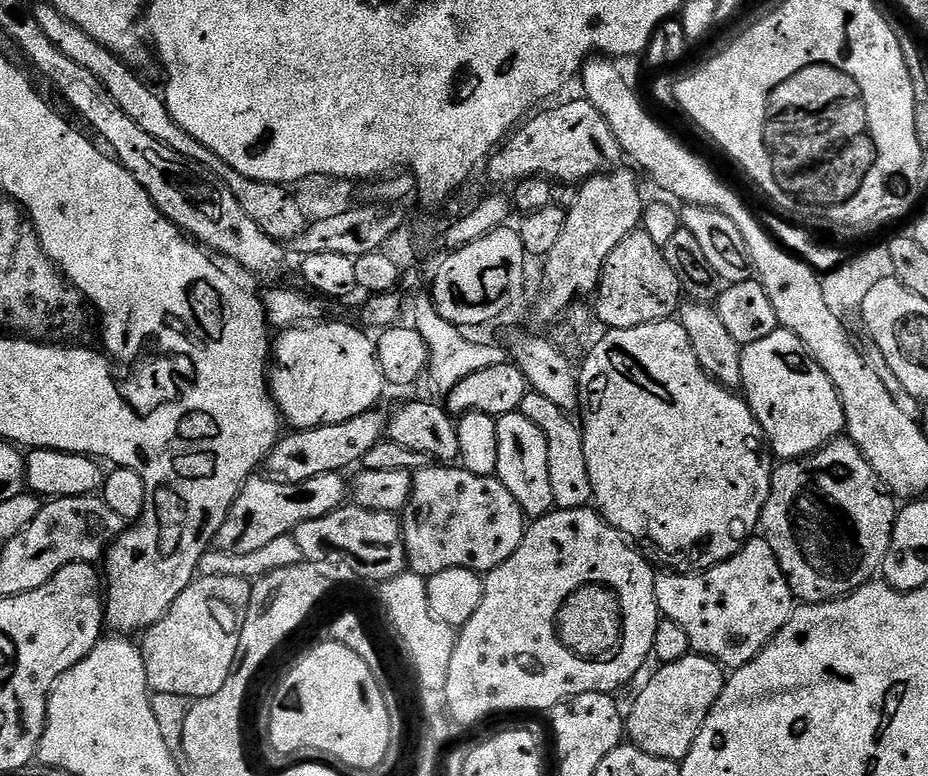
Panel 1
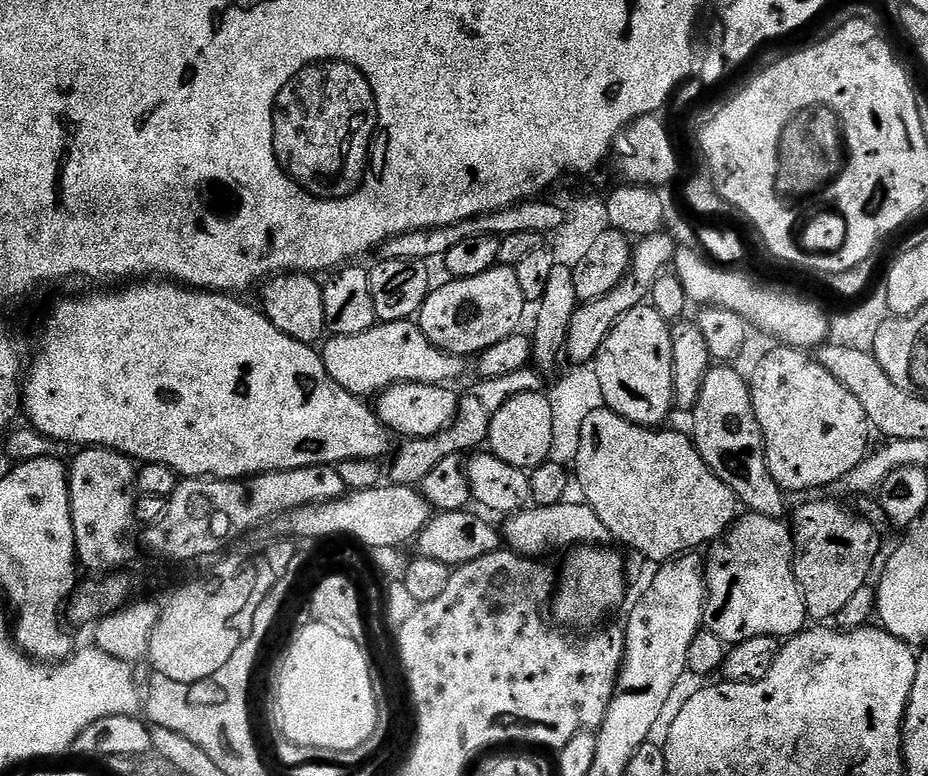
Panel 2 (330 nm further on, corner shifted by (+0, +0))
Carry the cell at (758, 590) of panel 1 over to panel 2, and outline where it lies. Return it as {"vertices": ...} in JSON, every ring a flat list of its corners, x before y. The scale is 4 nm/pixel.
{"vertices":[[741,515,707,552,704,569,704,579,708,581,708,601,704,603,707,631,718,634,729,646,763,636,791,638,805,631,810,617,804,592,792,568,792,534,783,519]]}

